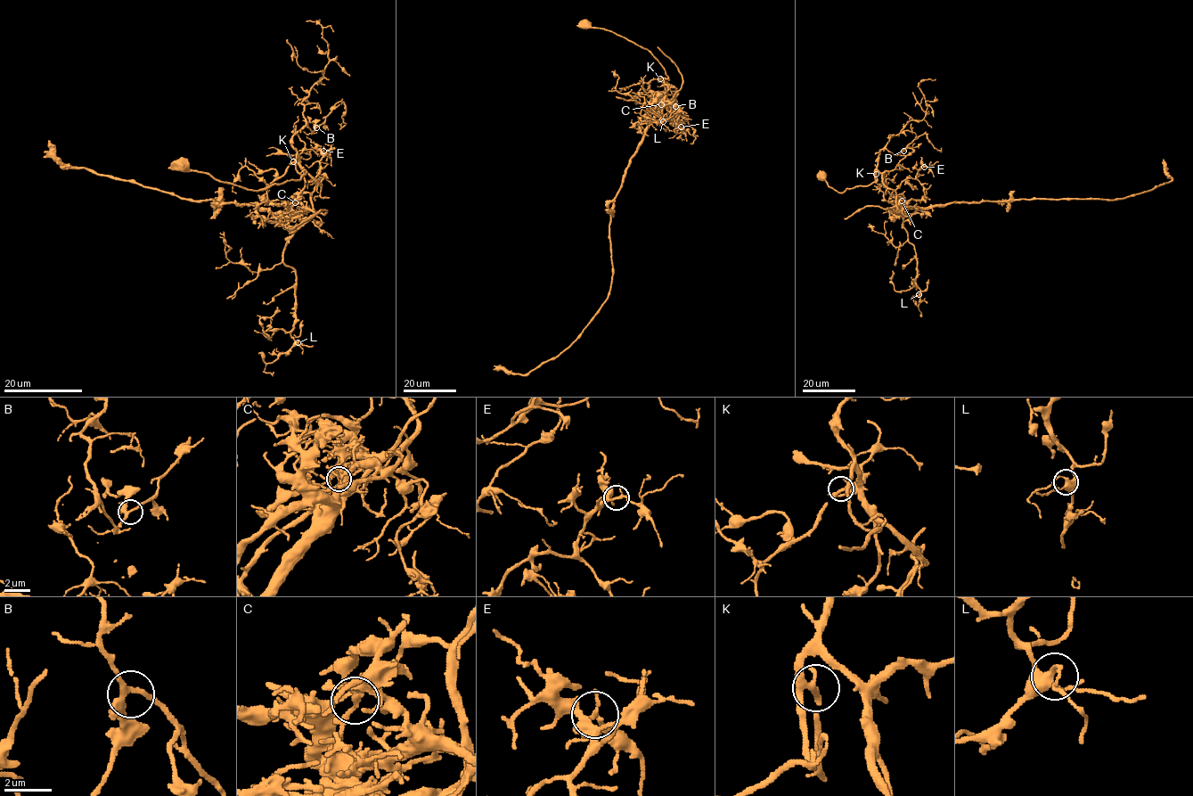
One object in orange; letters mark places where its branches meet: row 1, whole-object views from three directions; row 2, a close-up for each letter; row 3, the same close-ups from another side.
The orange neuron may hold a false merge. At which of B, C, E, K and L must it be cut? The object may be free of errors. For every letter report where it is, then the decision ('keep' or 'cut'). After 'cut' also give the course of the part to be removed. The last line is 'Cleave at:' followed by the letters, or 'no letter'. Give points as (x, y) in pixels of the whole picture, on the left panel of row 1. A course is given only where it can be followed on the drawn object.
B: place (316, 127); keep
C: place (295, 202); cut; course (295, 201), (286, 212), (275, 213), (217, 200), (221, 199), (175, 196), (68, 167), (49, 140)
E: place (323, 151); keep
K: place (293, 161); keep
L: place (298, 342); keep
Cleave at: C

